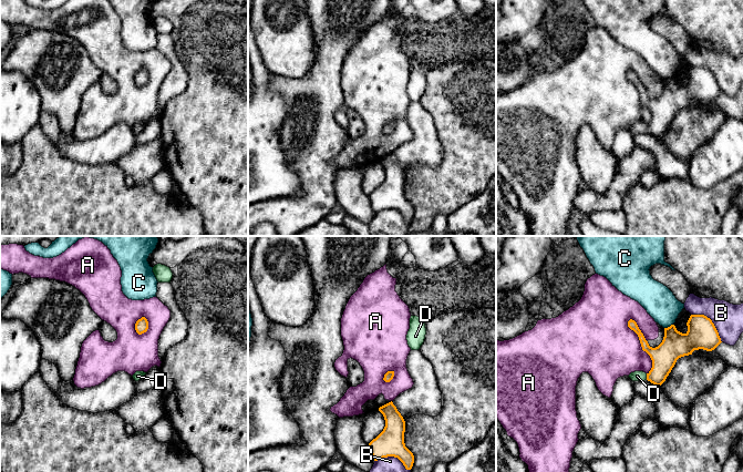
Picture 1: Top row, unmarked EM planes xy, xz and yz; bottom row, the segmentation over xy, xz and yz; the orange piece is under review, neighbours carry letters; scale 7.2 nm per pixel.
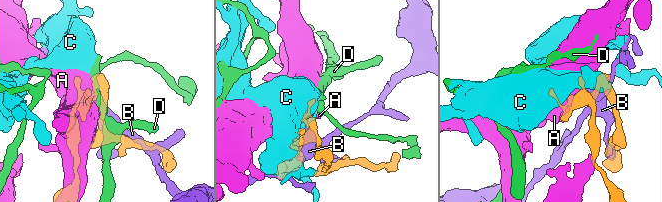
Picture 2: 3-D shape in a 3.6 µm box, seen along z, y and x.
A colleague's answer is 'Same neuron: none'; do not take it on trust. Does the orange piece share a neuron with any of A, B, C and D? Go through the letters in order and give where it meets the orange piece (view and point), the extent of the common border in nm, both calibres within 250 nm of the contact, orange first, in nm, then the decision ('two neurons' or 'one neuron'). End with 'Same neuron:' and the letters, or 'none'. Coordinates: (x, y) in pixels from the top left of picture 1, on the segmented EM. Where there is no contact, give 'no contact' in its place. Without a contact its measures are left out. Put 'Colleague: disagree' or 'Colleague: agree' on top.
Colleague: disagree
A: contact yz (641, 346); length 420 nm; calibres 190 and 440 nm; two neurons
B: contact yz (711, 321); length 300 nm; calibres 220 and 220 nm; two neurons
C: contact yz (668, 327); length 70 nm; calibres 220 and 240 nm; two neurons
D: contact yz (647, 377); length 50 nm; calibres 180 and 80 nm; one neuron
Same neuron: D

